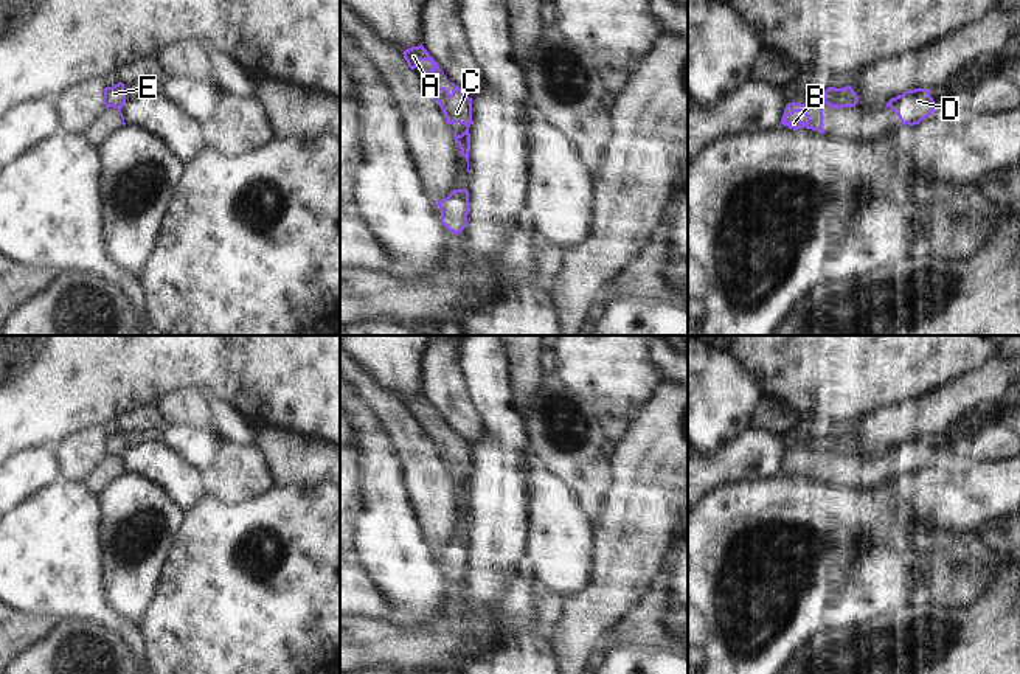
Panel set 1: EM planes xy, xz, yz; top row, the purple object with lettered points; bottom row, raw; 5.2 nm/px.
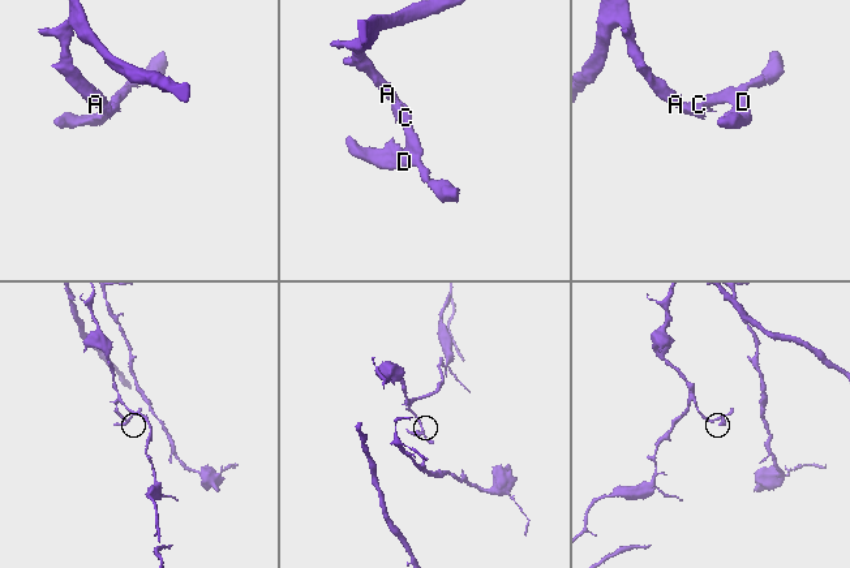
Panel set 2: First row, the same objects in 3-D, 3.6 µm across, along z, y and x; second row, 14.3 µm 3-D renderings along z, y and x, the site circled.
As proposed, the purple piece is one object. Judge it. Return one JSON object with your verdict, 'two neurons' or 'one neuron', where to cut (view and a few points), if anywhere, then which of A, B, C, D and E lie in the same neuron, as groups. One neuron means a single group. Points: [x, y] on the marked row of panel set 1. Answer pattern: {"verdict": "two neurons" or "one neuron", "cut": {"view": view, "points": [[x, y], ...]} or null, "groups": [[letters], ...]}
{"verdict": "two neurons", "cut": {"view": "xz", "points": [[455, 135], [460, 138]]}, "groups": [["A", "B", "C"], ["D", "E"]]}

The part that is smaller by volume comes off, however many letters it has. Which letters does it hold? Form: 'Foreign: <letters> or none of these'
Foreign: D, E

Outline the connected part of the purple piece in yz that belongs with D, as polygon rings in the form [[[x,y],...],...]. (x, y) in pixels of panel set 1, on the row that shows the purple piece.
[[[927,89],[907,90],[886,102],[900,124],[914,126],[935,112],[935,101]]]

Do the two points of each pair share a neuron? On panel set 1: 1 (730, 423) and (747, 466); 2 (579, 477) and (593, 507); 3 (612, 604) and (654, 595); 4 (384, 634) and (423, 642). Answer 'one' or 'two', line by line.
1: two
2: one
3: two
4: one

